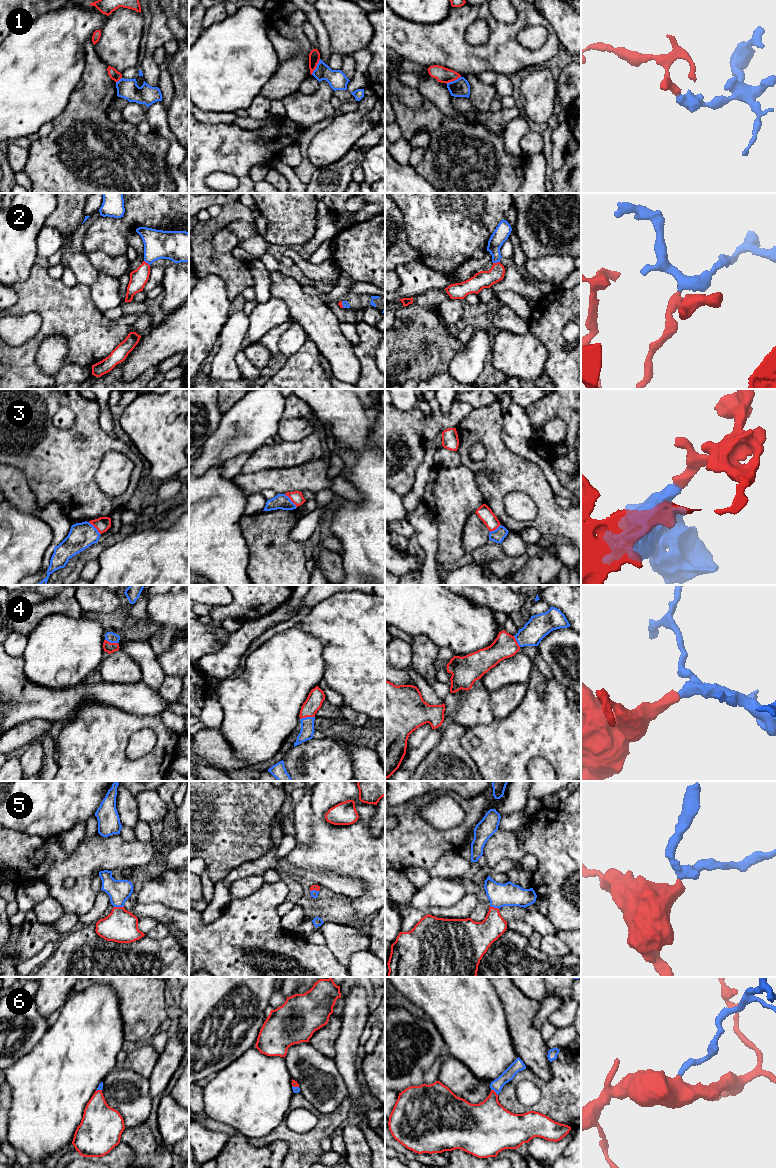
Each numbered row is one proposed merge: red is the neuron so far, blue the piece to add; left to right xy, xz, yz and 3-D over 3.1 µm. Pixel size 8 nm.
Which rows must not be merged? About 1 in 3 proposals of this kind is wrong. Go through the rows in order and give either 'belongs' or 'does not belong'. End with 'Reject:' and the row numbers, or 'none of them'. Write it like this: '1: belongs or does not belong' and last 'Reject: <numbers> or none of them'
1: does not belong
2: belongs
3: does not belong
4: belongs
5: belongs
6: belongs
Reject: 1, 3

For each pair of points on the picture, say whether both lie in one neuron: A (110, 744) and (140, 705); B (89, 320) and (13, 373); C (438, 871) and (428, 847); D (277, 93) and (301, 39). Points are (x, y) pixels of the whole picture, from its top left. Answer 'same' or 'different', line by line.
A: different
B: same
C: different
D: same

